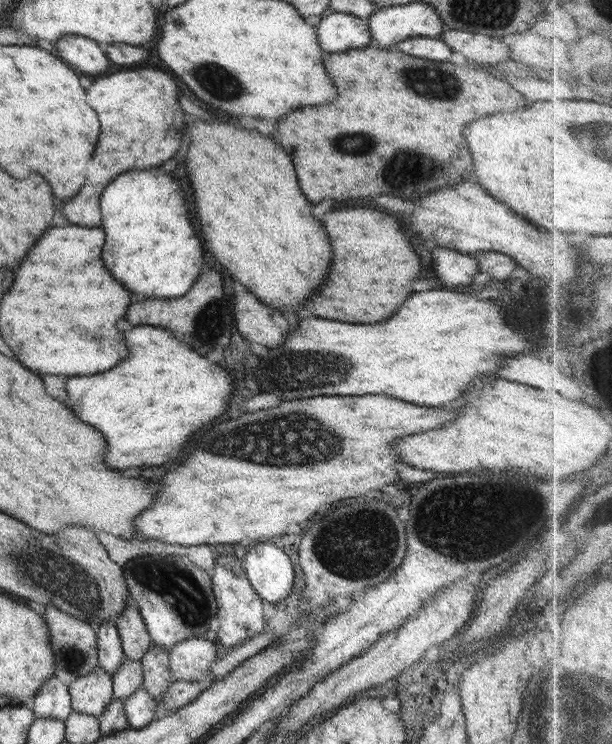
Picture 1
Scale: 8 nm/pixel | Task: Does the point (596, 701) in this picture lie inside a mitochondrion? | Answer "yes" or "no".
yes

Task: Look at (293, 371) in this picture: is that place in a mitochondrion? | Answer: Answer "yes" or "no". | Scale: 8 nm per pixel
yes

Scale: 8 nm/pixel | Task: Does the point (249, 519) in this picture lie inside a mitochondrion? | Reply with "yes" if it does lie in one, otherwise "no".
no

